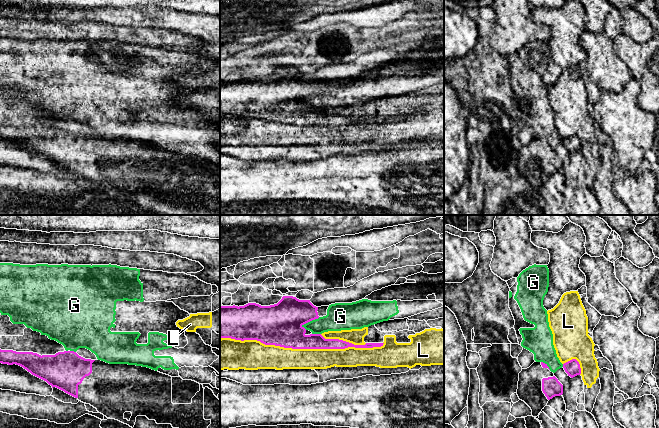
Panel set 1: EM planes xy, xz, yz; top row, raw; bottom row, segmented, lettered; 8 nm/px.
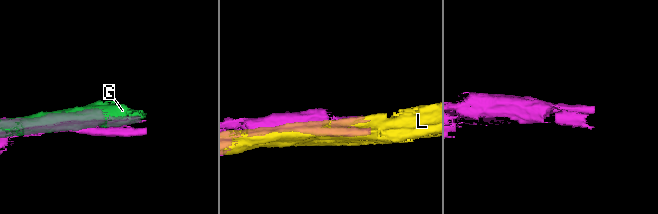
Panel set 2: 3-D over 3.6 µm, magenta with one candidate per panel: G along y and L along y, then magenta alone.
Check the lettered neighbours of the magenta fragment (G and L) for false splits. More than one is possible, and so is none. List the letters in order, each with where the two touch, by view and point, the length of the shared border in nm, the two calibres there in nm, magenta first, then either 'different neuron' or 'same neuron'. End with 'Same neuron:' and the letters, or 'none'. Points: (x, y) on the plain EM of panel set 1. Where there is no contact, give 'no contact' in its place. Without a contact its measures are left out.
G: contact xz (310, 96); length 170 nm; calibres 340 and 220 nm; different neuron
L: contact xz (302, 124); length 1300 nm; calibres 340 and 190 nm; different neuron
Same neuron: none

